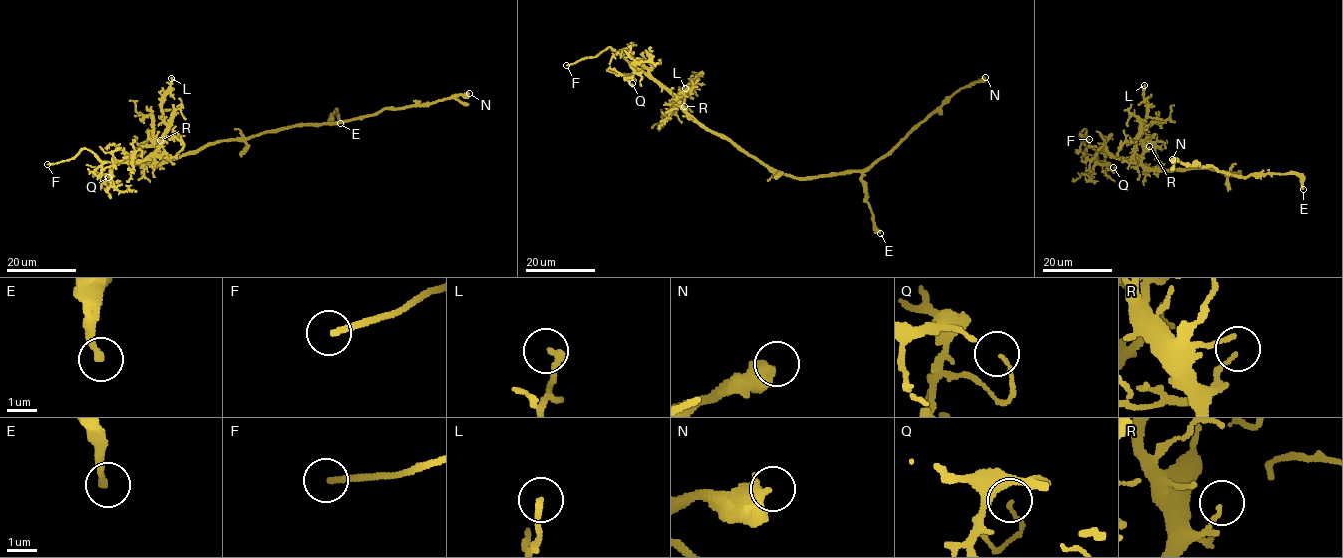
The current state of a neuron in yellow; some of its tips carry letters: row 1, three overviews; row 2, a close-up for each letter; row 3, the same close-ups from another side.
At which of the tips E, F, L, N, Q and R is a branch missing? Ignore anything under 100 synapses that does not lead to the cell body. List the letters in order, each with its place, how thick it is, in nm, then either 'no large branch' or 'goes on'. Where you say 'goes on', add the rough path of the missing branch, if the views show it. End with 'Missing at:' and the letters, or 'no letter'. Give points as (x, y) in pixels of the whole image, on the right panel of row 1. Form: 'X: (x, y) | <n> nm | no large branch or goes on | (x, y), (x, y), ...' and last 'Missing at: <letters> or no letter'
E: (1303, 189) | 220 nm | no large branch
F: (1089, 139) | 190 nm | goes on | (1089, 139), (1106, 130)
L: (1144, 85) | 200 nm | no large branch
N: (1172, 159) | 550 nm | no large branch
Q: (1113, 167) | 90 nm | no large branch
R: (1149, 146) | 130 nm | no large branch
Missing at: F

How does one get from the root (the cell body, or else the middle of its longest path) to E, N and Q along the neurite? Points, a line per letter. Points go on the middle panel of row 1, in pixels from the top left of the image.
E: (769, 168), (798, 178), (859, 172), (874, 227), (880, 233)
N: (769, 168), (798, 178), (867, 171), (890, 154), (954, 93), (985, 77)
Q: (769, 168), (729, 140), (703, 127), (672, 94), (631, 65), (633, 74), (628, 79), (632, 83)

